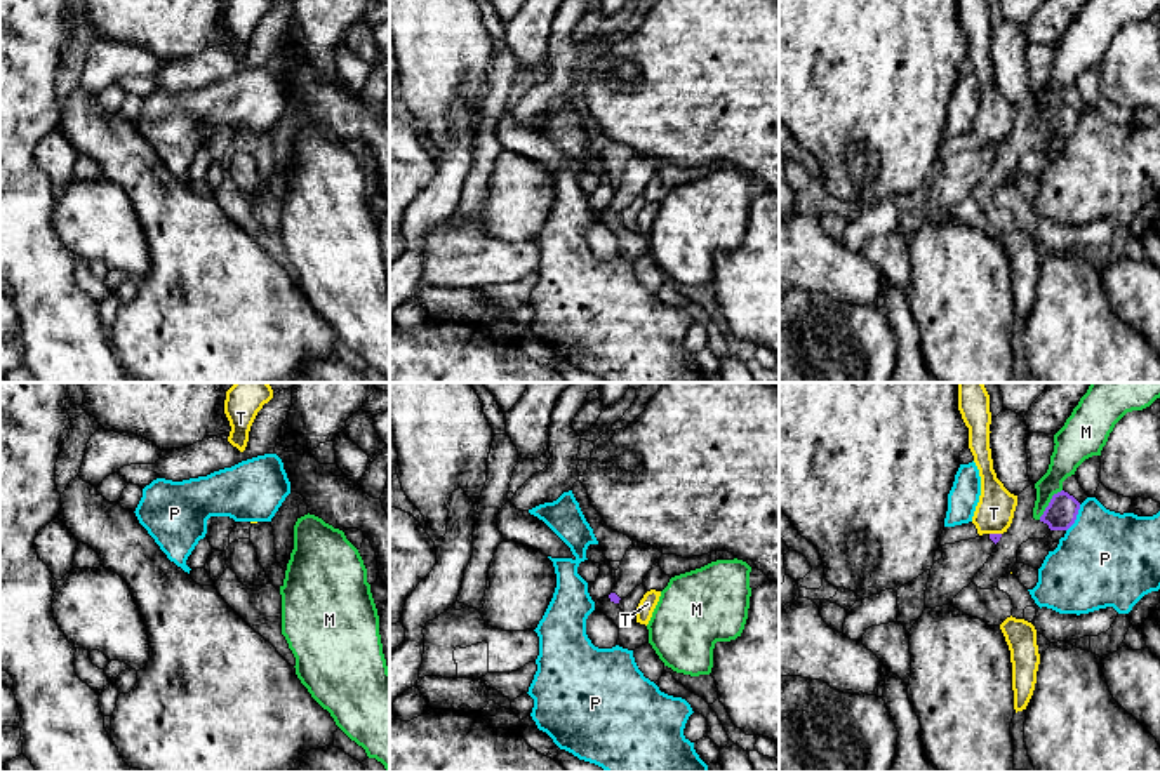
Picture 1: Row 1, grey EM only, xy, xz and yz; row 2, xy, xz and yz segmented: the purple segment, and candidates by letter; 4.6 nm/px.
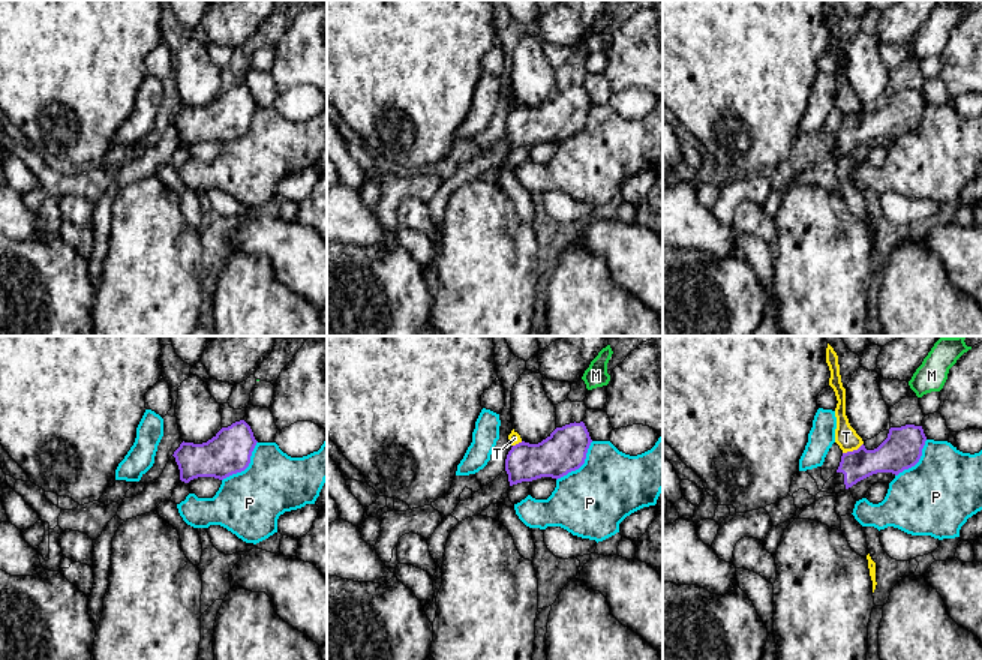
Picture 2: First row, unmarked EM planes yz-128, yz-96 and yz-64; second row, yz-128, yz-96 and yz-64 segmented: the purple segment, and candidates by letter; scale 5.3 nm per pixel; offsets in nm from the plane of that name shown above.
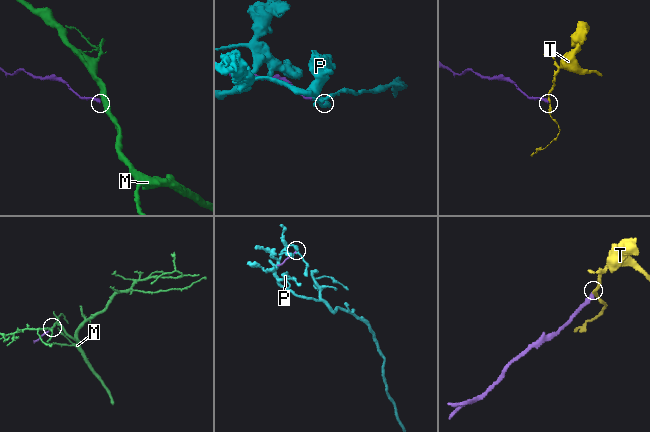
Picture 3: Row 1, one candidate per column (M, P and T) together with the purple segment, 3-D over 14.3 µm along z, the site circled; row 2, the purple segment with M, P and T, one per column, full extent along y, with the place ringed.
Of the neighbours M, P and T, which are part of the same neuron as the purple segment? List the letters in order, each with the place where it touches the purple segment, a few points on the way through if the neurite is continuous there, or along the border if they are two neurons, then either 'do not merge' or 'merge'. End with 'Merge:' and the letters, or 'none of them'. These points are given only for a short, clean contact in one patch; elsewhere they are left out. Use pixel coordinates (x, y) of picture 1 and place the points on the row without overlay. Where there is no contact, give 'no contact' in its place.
M: yz (1049, 113) | along yz (1061, 99), (1053, 106), (1039, 129) | do not merge
P: yz (1075, 129) | do not merge
T: yz (995, 145) | along yz (990, 143), (1000, 145) | do not merge
Merge: none of them

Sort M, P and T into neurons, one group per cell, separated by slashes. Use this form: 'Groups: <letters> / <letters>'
Groups: M / P / T

